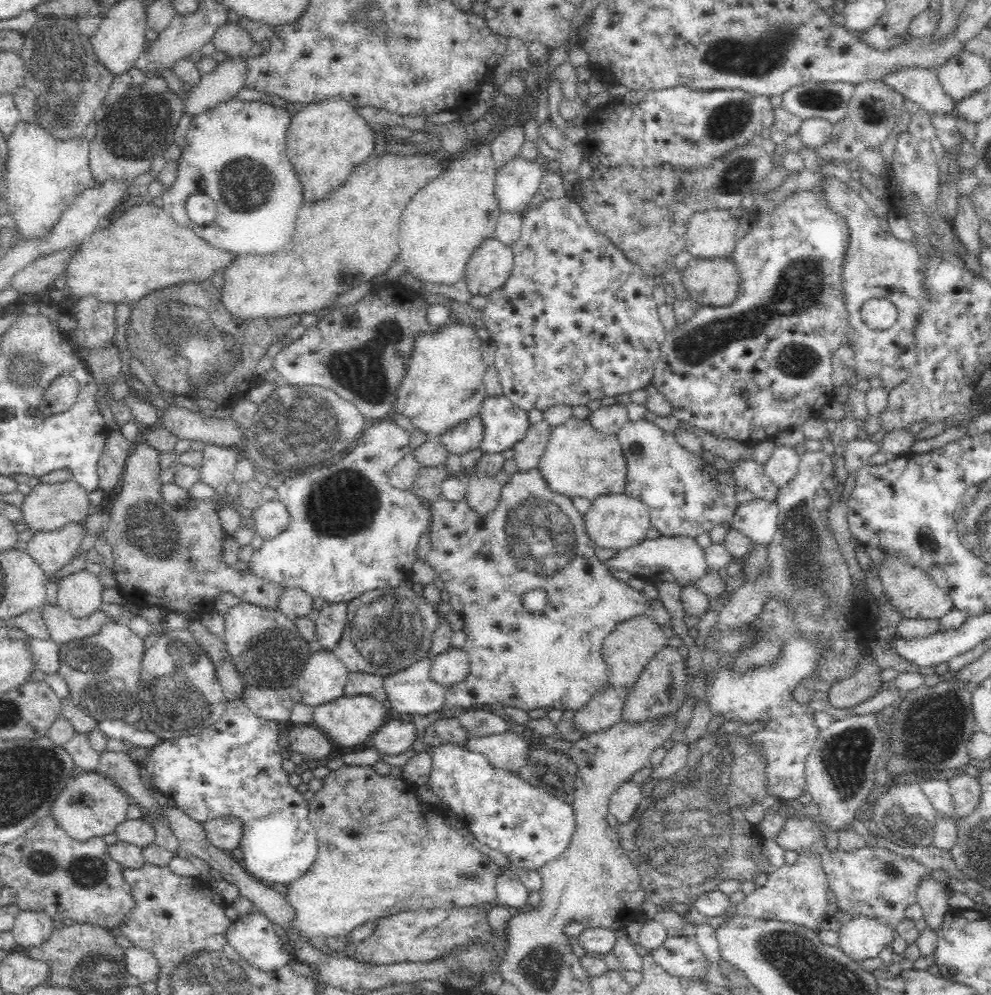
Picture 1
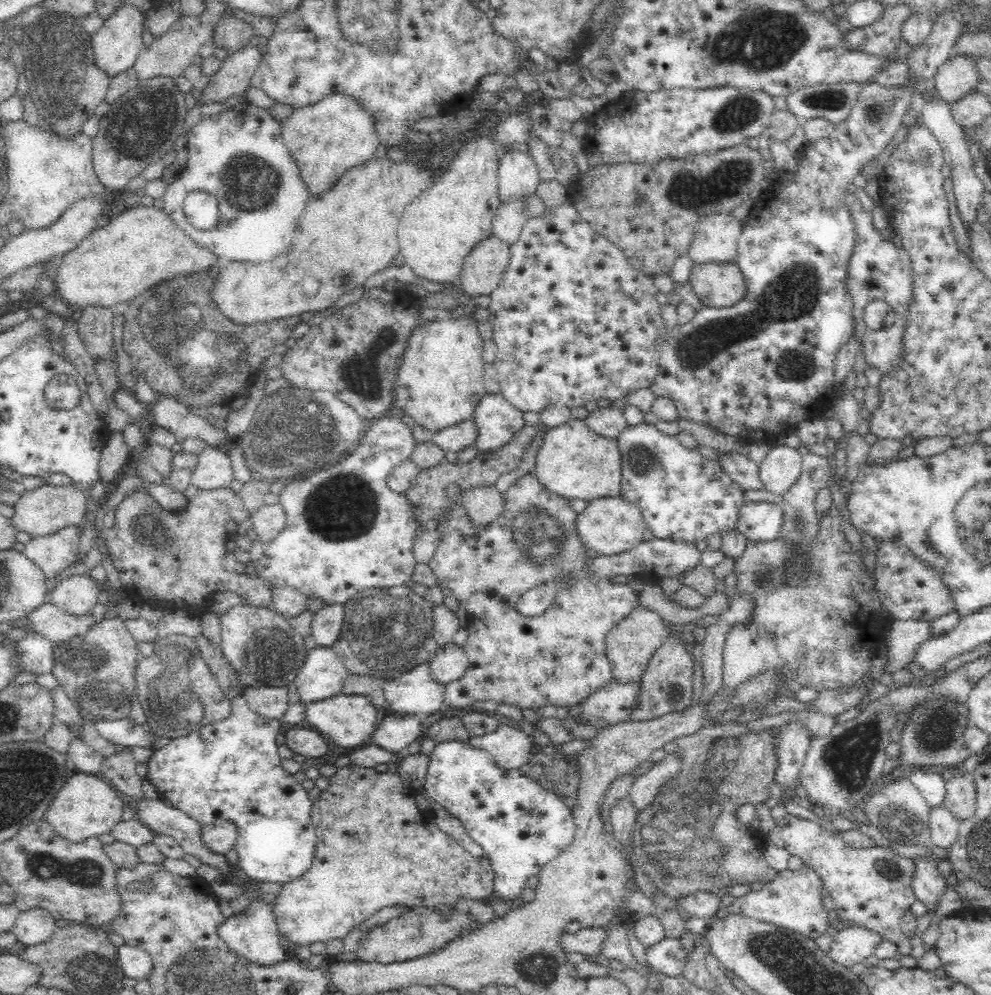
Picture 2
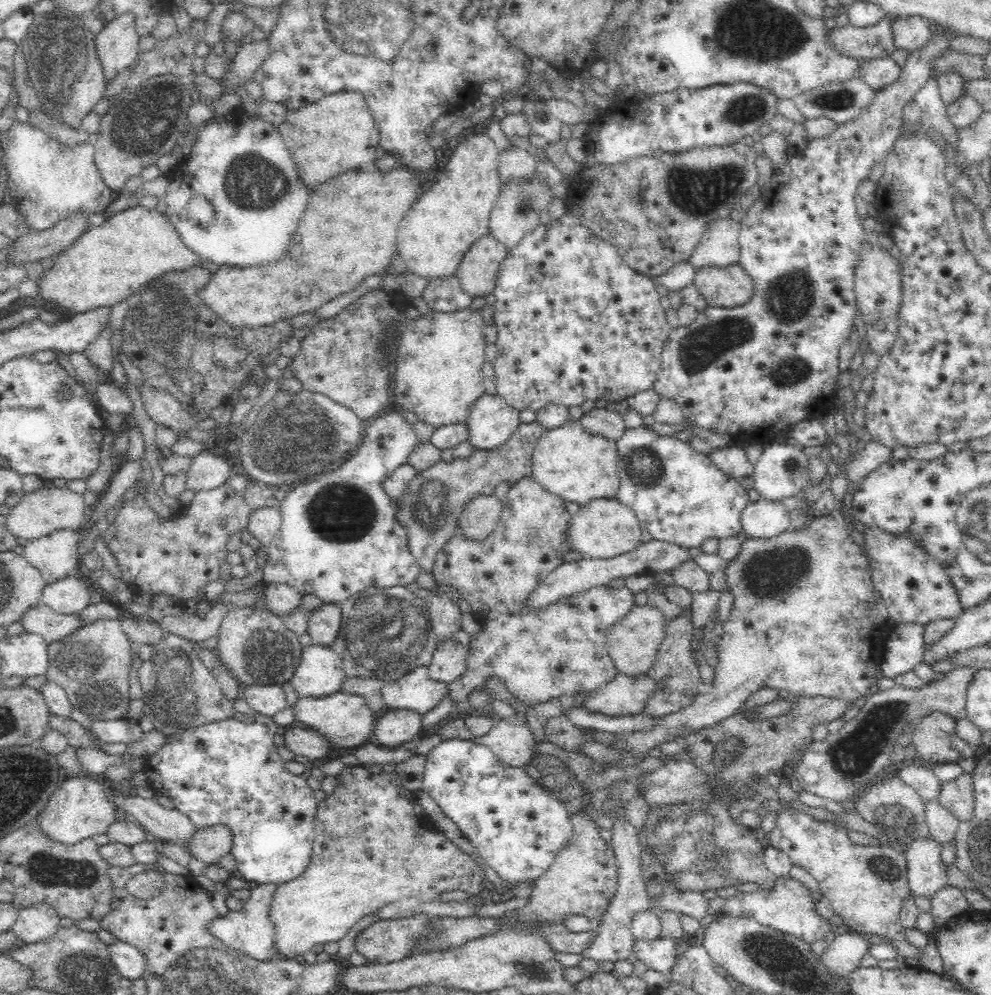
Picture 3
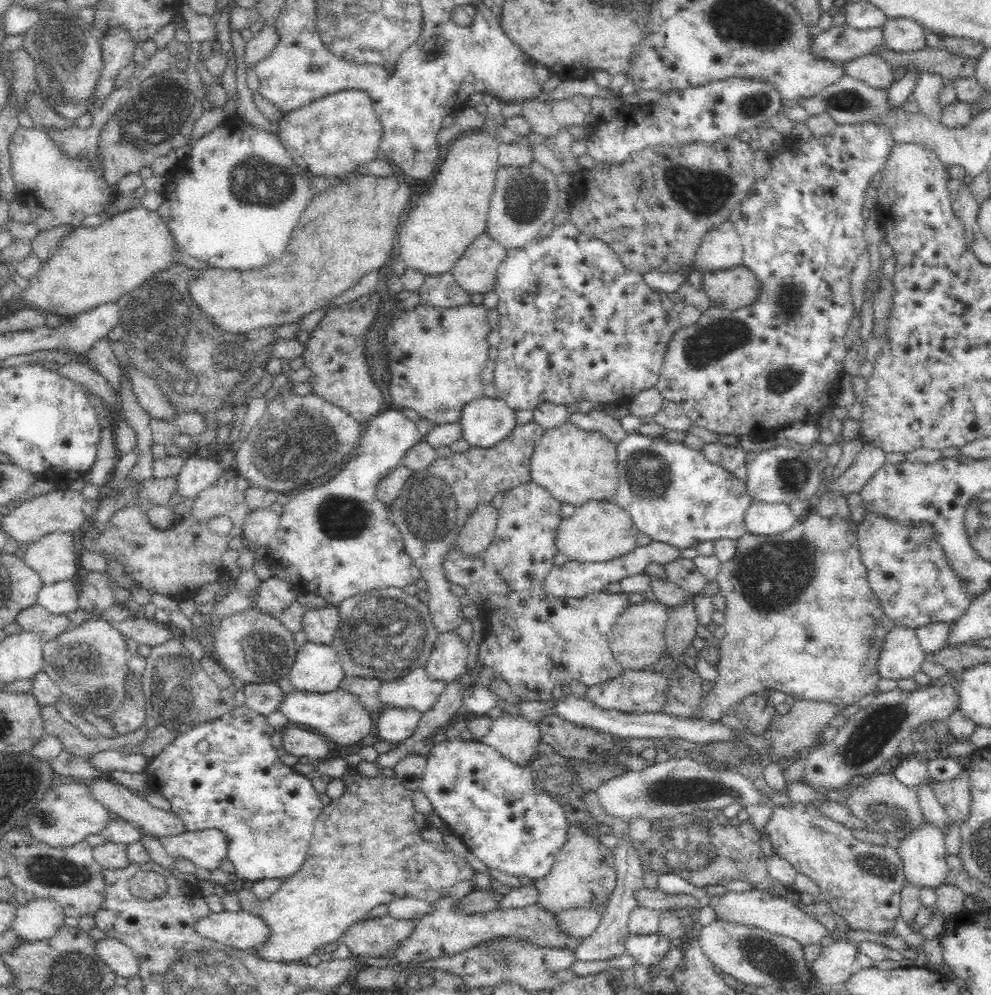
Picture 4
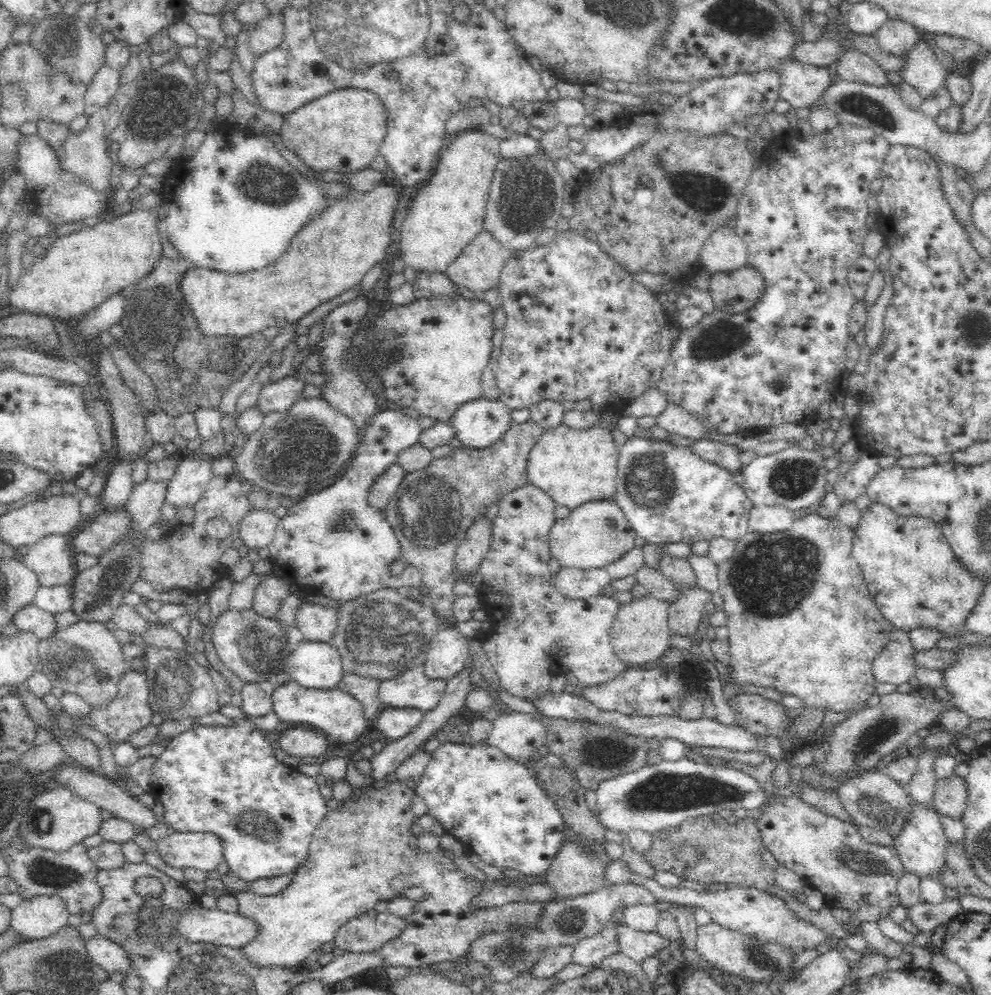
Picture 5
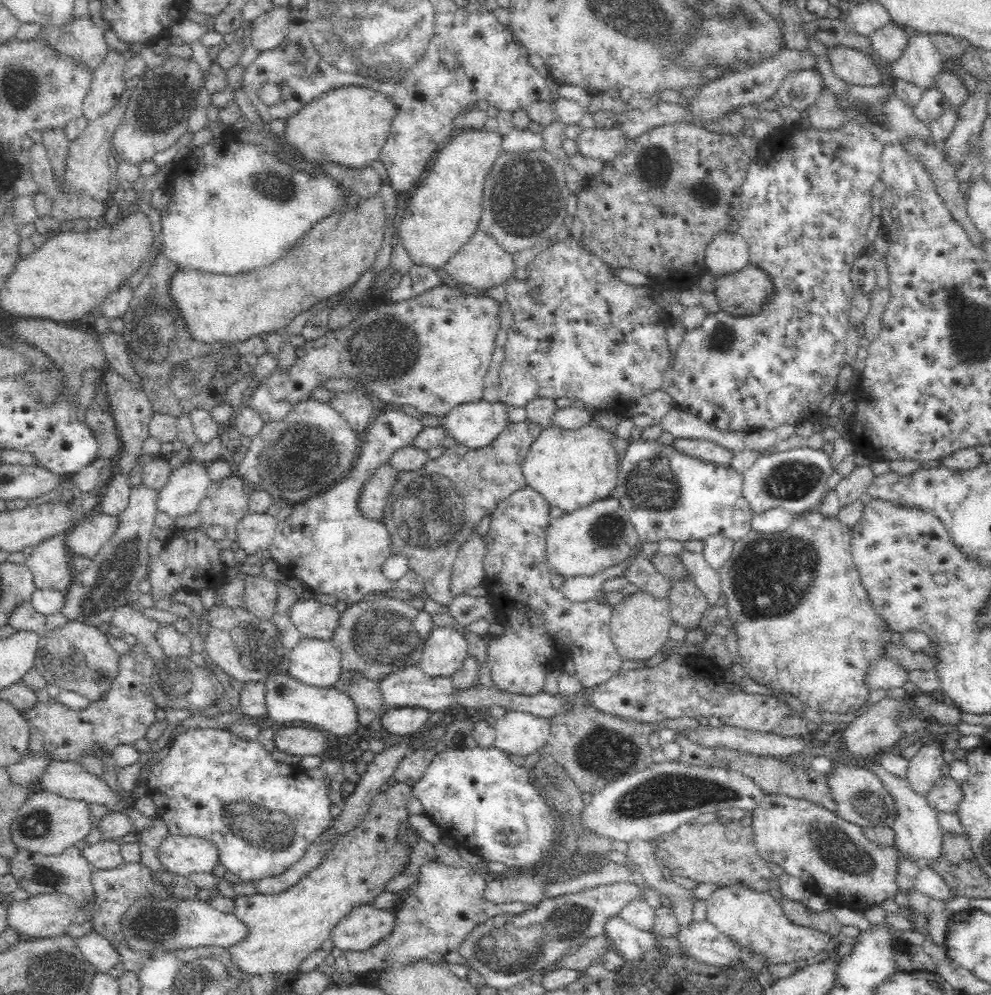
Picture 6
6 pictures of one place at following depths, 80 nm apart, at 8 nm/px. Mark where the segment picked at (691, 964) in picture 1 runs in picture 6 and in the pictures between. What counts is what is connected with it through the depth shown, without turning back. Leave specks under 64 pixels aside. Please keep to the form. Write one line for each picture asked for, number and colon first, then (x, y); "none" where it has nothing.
2: (668, 957)
3: (659, 954)
4: (646, 949)
5: (637, 945)
6: (630, 942)

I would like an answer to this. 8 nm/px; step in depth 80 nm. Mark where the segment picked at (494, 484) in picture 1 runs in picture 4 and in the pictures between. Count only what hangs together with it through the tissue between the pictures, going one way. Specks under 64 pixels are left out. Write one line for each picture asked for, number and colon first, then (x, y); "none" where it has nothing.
2: (483, 506)
3: (481, 517)
4: (478, 533)

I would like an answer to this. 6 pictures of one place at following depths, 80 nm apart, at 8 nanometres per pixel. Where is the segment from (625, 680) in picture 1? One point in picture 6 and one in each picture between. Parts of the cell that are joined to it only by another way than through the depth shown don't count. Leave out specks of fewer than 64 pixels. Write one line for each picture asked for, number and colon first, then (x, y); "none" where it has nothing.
2: (630, 644)
3: (633, 642)
4: (637, 640)
5: (639, 634)
6: (640, 623)

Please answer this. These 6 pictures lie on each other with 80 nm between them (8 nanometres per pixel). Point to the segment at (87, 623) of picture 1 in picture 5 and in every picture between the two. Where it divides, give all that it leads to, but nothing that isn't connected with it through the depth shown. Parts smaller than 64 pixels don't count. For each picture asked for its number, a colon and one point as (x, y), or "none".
2: (53, 623)
3: (40, 619)
4: (35, 618)
5: (30, 618)

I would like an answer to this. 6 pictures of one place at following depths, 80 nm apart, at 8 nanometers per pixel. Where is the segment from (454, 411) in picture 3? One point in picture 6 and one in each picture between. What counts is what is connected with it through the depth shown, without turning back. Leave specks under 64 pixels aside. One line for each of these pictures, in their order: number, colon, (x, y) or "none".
4: (435, 356)
5: (430, 355)
6: (433, 350)

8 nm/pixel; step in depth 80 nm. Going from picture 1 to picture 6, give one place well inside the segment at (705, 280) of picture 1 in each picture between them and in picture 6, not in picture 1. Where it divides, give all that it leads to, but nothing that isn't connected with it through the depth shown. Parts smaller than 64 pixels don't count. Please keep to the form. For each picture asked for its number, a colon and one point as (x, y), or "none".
2: (720, 285)
3: (730, 286)
4: (732, 289)
5: (735, 292)
6: (746, 292)

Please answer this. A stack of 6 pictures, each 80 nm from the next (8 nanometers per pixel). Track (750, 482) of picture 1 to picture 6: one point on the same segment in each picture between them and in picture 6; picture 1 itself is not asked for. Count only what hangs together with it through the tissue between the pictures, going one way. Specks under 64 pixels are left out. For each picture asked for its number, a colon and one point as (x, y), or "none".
2: (743, 471)
3: (731, 460)
4: (733, 458)
5: (725, 455)
6: (704, 449)

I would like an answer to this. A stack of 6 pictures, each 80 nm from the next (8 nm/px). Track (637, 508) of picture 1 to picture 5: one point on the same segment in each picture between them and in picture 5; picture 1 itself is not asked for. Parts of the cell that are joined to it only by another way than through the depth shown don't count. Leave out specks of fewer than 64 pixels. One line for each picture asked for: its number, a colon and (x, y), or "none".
2: (608, 525)
3: (604, 528)
4: (599, 531)
5: (597, 533)

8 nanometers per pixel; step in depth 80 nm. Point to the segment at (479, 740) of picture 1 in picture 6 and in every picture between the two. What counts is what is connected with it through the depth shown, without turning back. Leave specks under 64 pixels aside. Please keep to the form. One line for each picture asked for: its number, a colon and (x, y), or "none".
2: (510, 747)
3: (513, 743)
4: (515, 738)
5: (518, 735)
6: (520, 734)

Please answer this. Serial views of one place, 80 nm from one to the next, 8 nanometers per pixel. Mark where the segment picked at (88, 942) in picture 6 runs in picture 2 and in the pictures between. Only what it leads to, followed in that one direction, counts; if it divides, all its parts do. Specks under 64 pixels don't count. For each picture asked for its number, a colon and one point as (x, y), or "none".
2: (133, 962)
3: (129, 963)
4: (116, 956)
5: (109, 956)

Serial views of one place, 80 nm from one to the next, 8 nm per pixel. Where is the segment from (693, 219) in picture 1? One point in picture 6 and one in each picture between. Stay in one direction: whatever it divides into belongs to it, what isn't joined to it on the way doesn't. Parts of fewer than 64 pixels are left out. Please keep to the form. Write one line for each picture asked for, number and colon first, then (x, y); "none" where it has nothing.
2: (716, 235)
3: (719, 246)
4: (721, 249)
5: (723, 251)
6: (728, 253)

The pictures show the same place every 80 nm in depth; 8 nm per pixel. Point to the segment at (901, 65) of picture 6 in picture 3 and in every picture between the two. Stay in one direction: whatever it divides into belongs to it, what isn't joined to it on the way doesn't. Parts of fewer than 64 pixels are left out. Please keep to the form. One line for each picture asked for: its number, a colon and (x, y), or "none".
3: (933, 111)
4: (928, 85)
5: (922, 70)

